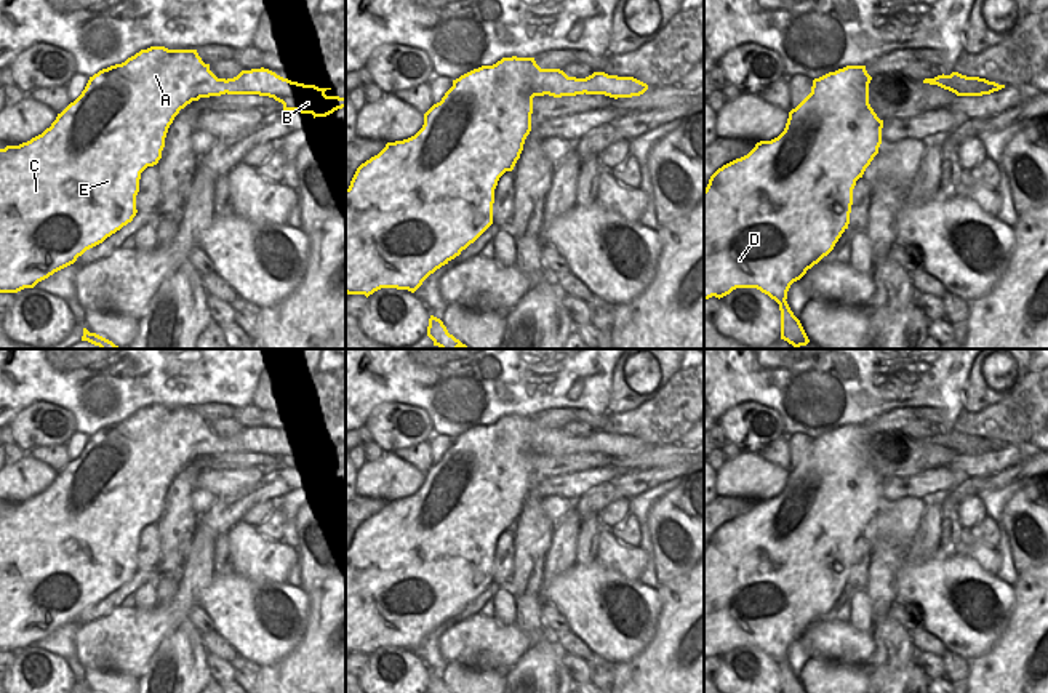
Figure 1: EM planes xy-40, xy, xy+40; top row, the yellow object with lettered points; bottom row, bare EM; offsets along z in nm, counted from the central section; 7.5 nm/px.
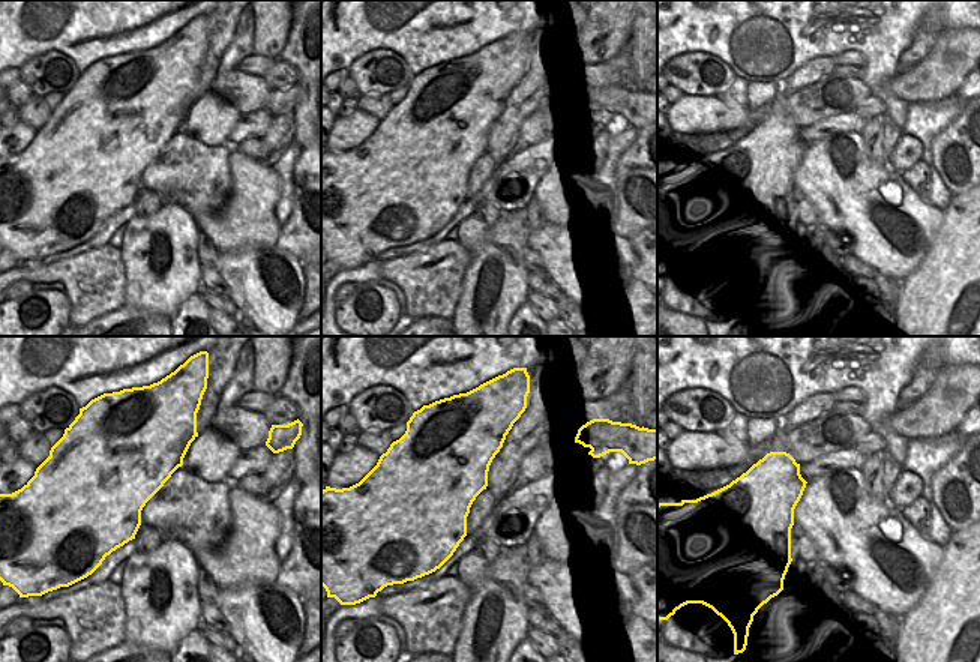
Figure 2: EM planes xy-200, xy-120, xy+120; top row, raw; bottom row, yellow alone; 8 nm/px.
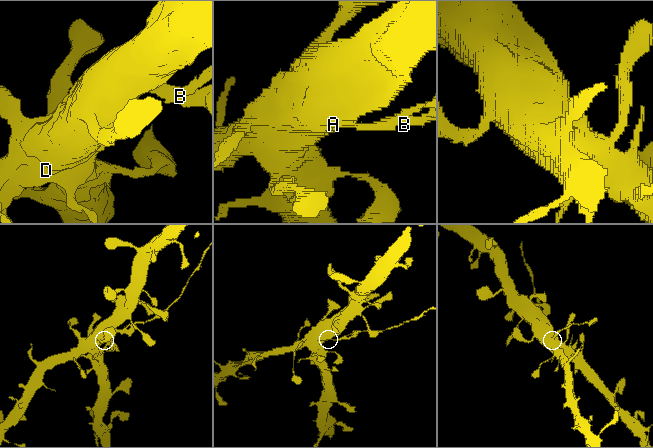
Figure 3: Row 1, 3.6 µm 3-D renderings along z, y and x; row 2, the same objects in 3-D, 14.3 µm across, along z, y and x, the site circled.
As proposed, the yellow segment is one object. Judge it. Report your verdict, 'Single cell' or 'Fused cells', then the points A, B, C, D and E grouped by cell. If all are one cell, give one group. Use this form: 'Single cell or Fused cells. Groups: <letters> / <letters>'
Fused cells. Groups: A C D E / B.

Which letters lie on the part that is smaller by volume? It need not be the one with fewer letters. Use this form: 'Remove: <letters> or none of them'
Remove: B

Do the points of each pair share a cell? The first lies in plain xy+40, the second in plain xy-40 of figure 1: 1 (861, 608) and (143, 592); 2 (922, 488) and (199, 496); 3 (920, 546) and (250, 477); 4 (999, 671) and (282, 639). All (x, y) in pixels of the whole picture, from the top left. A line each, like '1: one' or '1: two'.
1: one
2: two
3: two
4: two

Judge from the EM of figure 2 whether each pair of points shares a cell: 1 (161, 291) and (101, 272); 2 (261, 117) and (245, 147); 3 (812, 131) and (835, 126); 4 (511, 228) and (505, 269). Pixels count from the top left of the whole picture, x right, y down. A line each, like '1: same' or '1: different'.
1: different
2: different
3: same
4: same

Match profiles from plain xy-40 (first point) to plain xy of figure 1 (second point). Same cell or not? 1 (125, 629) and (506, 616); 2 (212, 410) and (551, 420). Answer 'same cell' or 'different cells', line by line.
1: different cells
2: same cell

